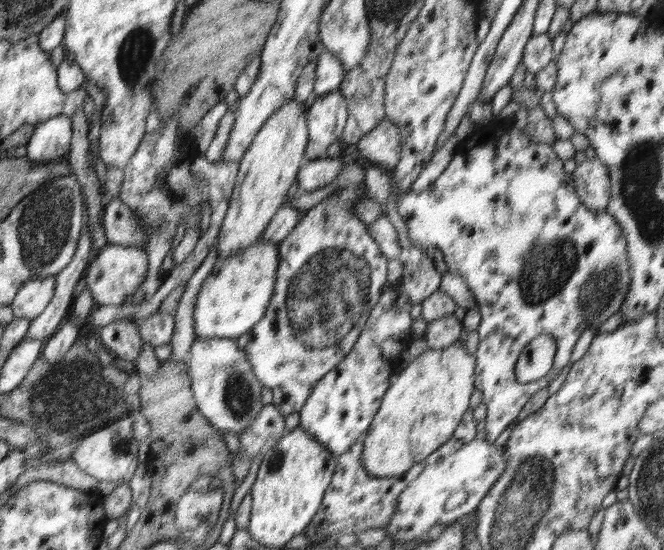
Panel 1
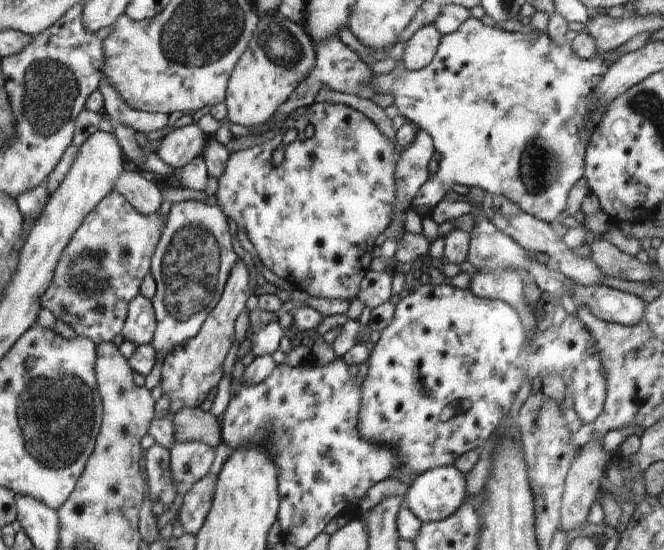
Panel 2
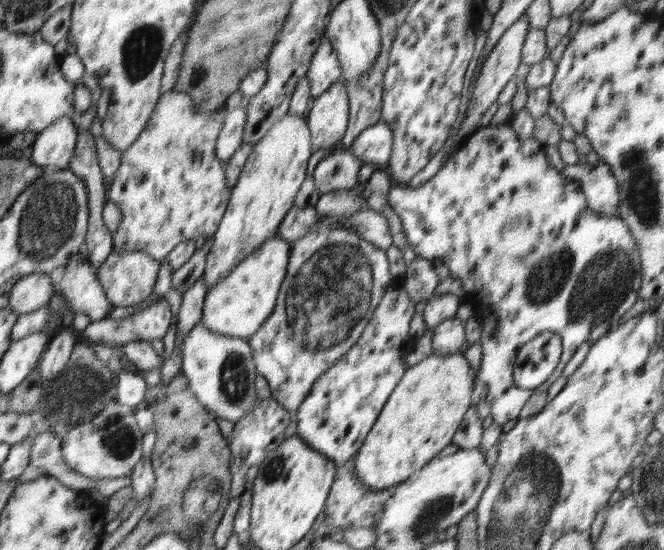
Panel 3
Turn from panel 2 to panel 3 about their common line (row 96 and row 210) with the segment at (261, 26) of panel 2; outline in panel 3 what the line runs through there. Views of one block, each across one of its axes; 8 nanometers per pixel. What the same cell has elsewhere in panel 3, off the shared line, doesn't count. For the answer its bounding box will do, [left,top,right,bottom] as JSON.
[205,110,313,287]

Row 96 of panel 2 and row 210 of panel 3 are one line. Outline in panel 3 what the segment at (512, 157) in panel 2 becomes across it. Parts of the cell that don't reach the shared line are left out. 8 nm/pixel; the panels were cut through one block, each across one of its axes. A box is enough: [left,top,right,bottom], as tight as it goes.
[388,124,641,426]

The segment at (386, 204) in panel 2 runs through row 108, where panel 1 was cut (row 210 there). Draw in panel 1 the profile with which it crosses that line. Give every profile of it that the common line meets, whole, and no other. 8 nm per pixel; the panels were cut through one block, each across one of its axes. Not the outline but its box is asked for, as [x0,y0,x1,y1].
[234,183,389,416]

